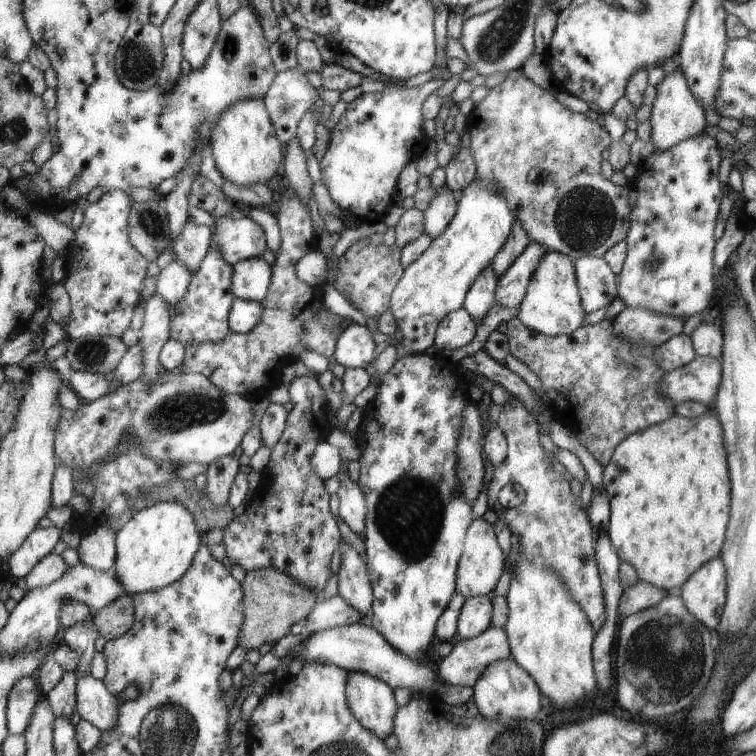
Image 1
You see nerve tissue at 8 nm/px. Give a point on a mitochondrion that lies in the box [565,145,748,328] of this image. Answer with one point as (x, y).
(655, 262)

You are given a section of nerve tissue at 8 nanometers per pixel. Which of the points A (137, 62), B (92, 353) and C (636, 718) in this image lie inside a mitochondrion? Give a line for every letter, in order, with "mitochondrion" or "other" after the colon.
A: mitochondrion
B: mitochondrion
C: other

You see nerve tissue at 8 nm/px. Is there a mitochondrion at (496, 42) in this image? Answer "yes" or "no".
yes

